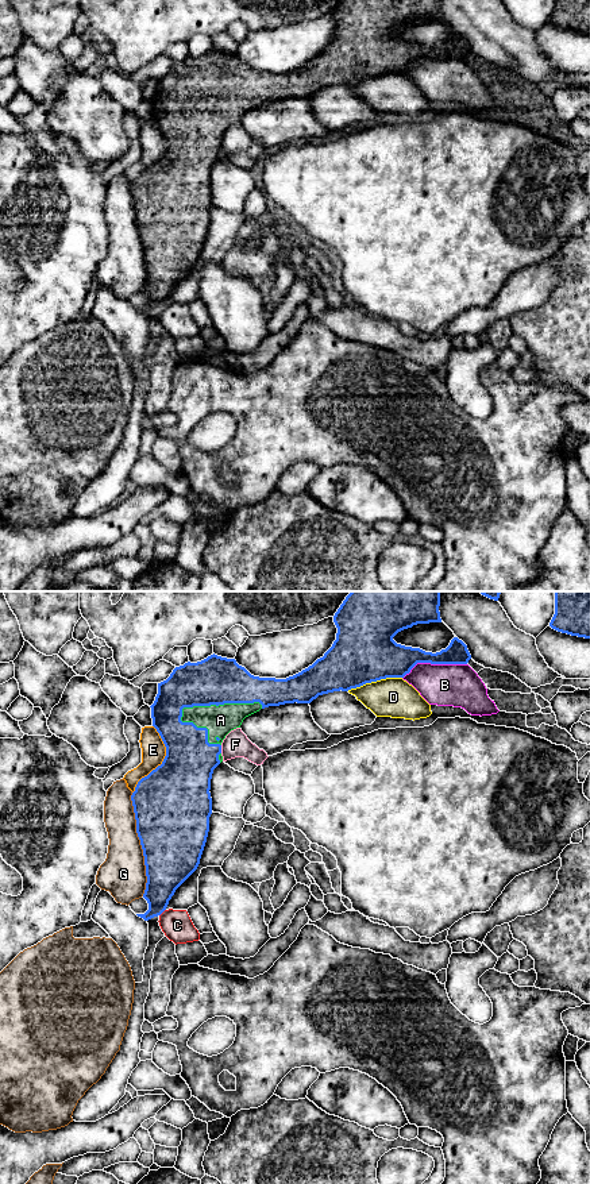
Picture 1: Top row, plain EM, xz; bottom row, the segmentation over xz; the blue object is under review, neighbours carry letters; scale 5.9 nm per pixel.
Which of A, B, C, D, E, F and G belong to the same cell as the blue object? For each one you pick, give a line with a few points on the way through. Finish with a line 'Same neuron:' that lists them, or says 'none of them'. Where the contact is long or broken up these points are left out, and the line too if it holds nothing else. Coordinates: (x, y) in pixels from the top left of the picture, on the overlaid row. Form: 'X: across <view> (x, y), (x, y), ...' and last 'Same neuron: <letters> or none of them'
Same neuron: A

